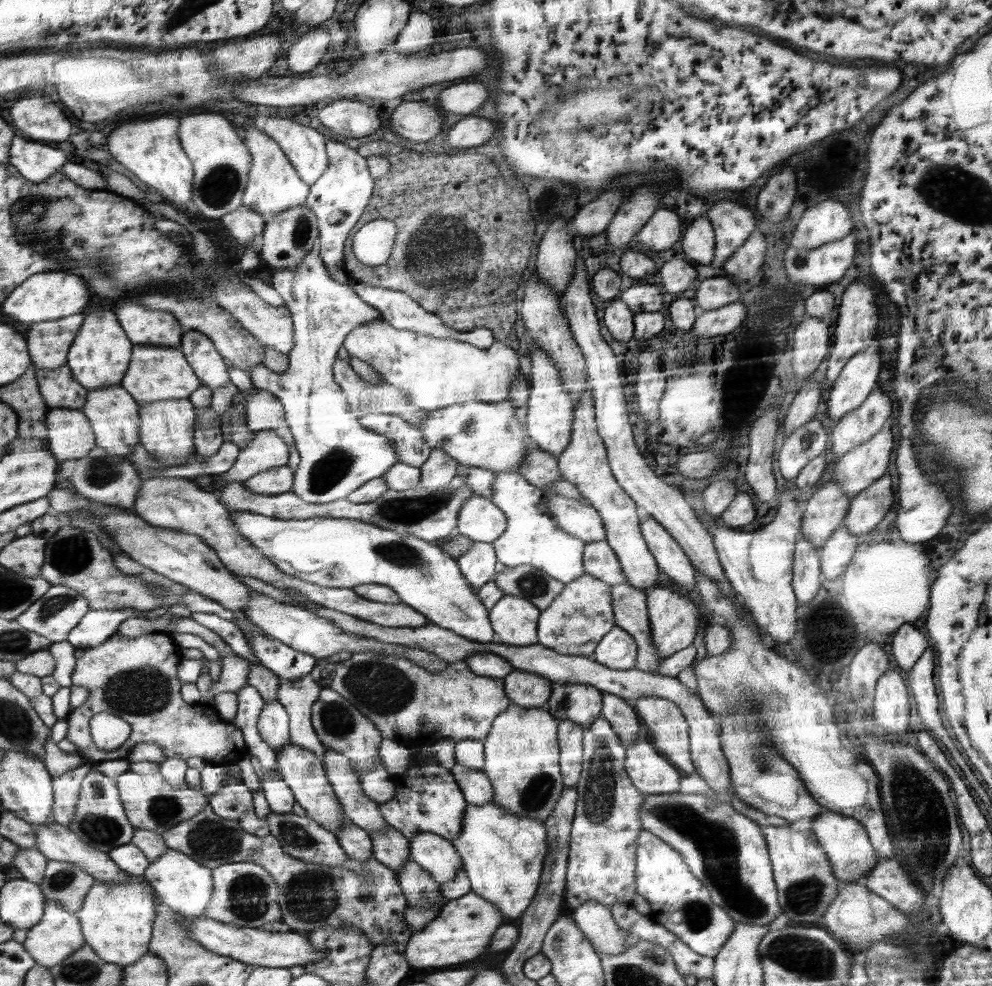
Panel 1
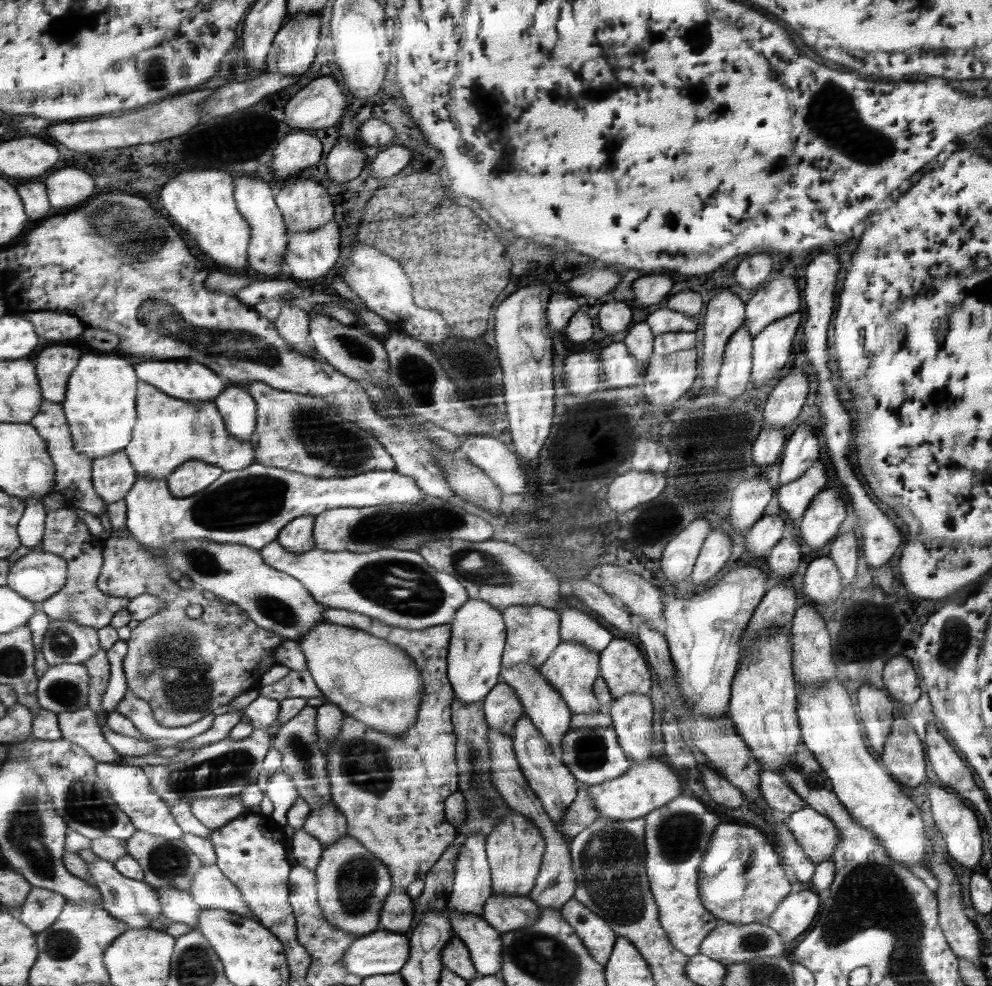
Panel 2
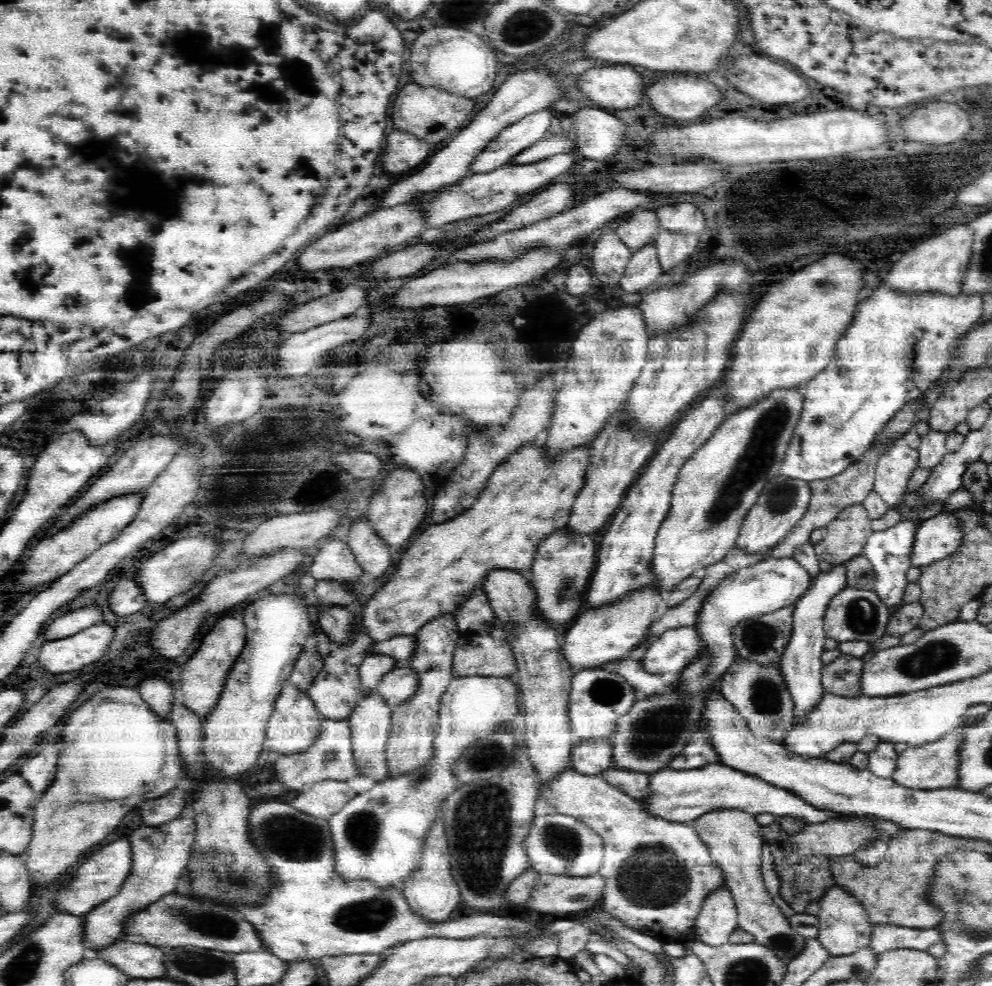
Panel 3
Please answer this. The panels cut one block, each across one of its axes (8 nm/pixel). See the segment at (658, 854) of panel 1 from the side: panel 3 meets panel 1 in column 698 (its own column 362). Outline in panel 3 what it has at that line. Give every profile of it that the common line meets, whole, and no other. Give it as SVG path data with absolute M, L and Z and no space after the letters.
M272 800L258 804L248 818L248 834L251 836L252 846L259 850L263 858L265 871L271 886L266 888L266 898L260 902L262 908L244 908L240 906L238 912L250 924L267 946L267 953L286 961L302 959L311 961L323 957L340 955L374 954L380 955L397 943L414 941L422 938L441 937L444 939L461 940L473 938L478 934L500 938L510 933L516 933L521 938L521 949L529 957L552 957L559 954L558 940L543 936L538 927L532 922L517 919L516 916L495 915L494 913L474 913L446 922L434 922L433 919L422 918L417 911L406 902L403 884L394 887L378 888L377 884L369 879L342 879L338 875L336 866L336 852L328 819L315 818L305 814L284 802Z

